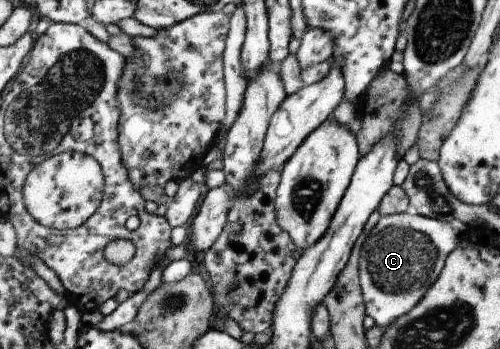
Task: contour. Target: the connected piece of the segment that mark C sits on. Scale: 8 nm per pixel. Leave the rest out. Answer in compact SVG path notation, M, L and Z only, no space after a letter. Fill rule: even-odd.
M413 211L381 216L366 238L360 264L367 315L374 319L376 325L383 328L391 326L394 320L411 312L422 301L468 229L469 224L458 220L440 221Z

